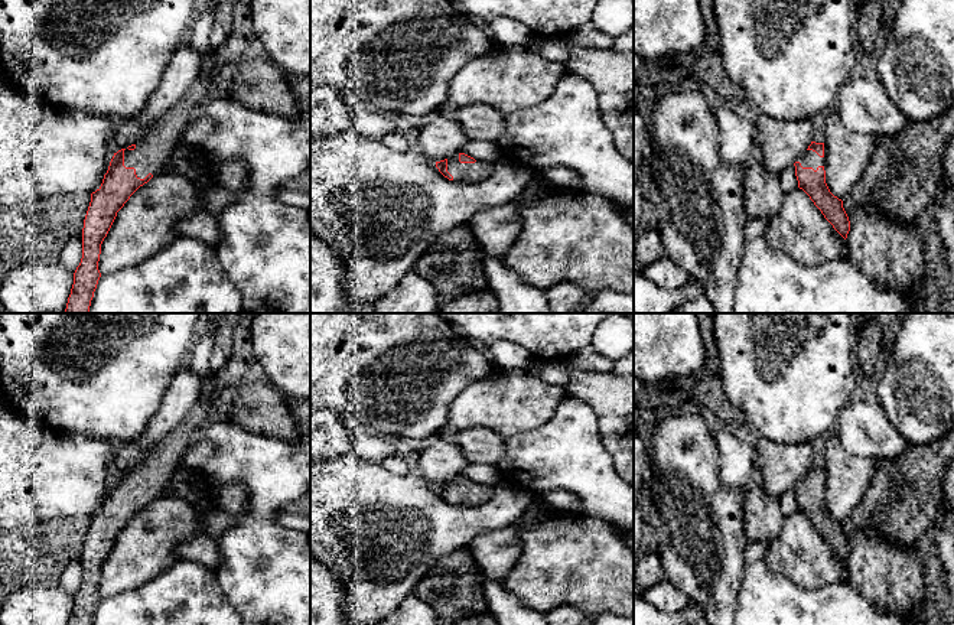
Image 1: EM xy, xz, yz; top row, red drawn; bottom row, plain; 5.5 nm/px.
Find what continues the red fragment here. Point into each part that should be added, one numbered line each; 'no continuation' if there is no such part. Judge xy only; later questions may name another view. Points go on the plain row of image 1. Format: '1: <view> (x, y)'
1: xy (152, 478)

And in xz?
1: xz (479, 494)

